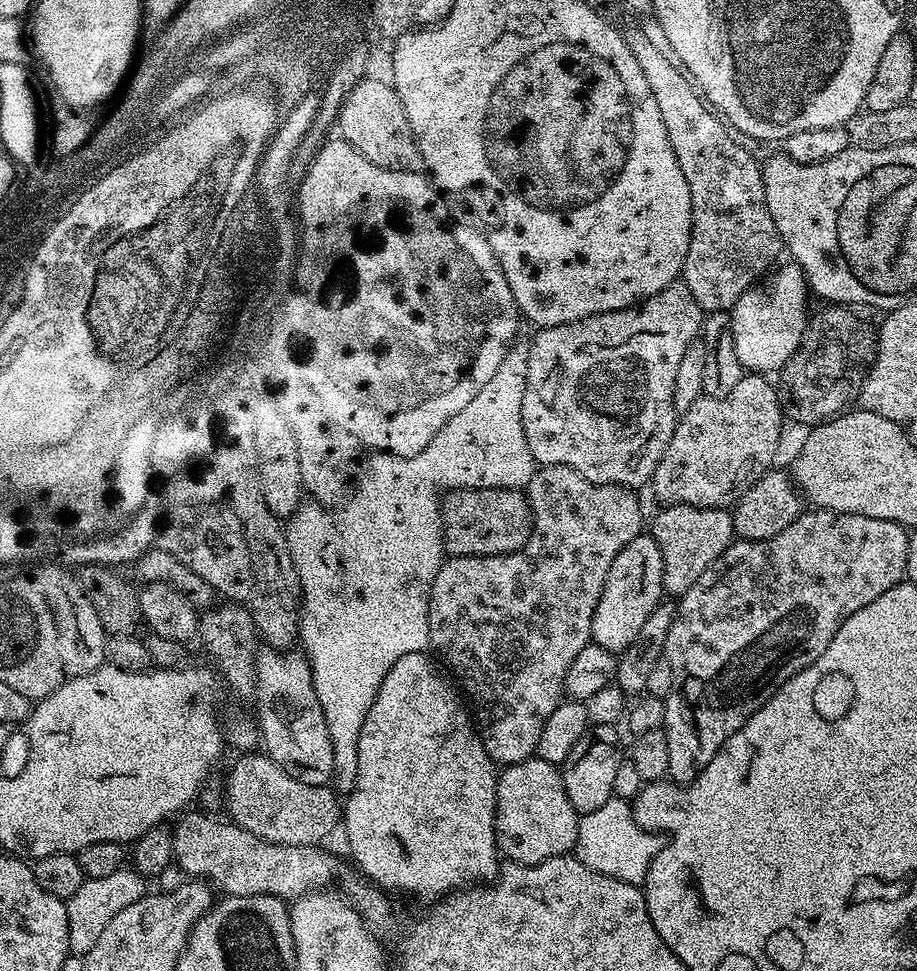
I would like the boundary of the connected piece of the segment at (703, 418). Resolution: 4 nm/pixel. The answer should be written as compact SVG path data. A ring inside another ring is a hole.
M746 374L726 394L726 398L702 395L676 422L676 429L654 470L650 489L661 505L685 504L695 508L728 508L735 505L758 478L773 467L772 459L780 448L780 394L775 383L760 374Z

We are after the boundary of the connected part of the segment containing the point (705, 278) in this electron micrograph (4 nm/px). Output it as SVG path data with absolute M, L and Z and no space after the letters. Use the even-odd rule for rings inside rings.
M643 27L627 29L626 39L646 82L650 85L654 102L658 102L658 110L662 114L662 122L666 126L666 134L674 150L674 158L678 158L678 166L690 190L692 237L686 250L682 282L688 287L690 294L694 294L698 306L705 313L728 312L744 292L777 263L775 260L779 258L780 252L782 256L778 226L774 226L774 218L766 206L764 173L758 161L750 155L743 143L739 144L741 141L733 135L729 125L709 107L680 66L671 57L659 53L651 44L650 38L646 38Z

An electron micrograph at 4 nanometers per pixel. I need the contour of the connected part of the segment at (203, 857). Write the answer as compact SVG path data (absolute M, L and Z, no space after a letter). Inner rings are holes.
M203 811L191 812L175 821L176 828L172 832L172 855L185 877L207 882L216 890L221 888L225 897L278 896L285 902L331 885L328 883L336 872L336 860L330 853L323 852L323 847L275 844L234 823L219 824L203 816L208 815Z

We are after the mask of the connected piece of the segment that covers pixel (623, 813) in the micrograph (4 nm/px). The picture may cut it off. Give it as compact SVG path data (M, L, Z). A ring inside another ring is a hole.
M613 798L606 802L606 806L598 806L598 810L580 816L574 855L586 866L590 866L590 870L598 870L622 882L640 886L650 870L650 862L654 862L664 845L661 833L649 832L647 828L638 826L632 816L629 801Z

